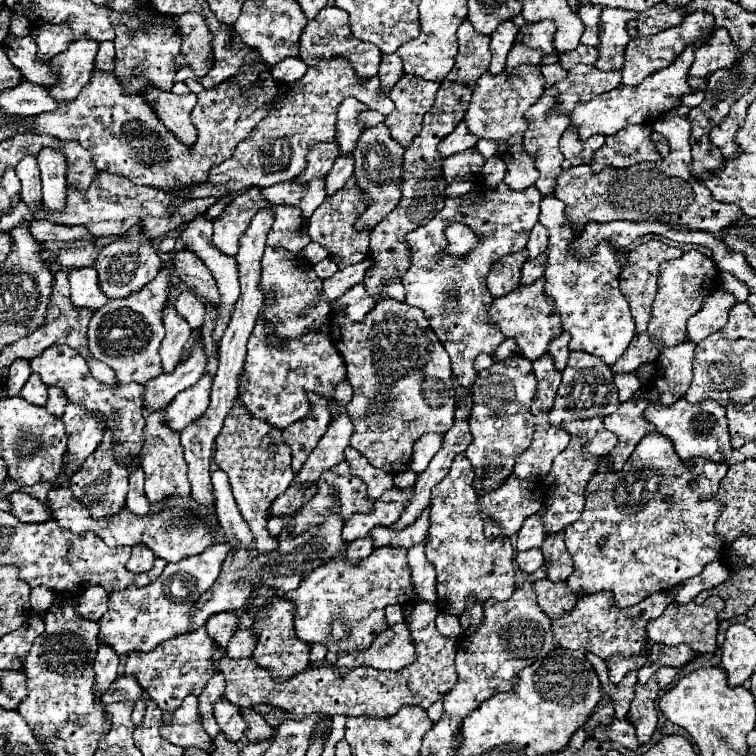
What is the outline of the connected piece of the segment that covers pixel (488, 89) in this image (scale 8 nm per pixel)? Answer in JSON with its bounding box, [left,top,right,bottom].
[465,65,543,191]

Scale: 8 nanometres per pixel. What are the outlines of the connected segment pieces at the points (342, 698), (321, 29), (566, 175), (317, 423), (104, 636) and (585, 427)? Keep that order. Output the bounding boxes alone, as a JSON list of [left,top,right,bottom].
[[215,603,457,717],[299,7,381,77],[555,113,741,233],[283,395,329,473],[99,541,233,655],[549,351,619,455]]

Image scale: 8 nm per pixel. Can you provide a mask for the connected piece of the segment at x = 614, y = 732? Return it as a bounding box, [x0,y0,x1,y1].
[593,719,639,749]

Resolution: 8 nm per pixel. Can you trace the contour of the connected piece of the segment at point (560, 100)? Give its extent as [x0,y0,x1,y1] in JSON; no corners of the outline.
[555,65,621,115]

